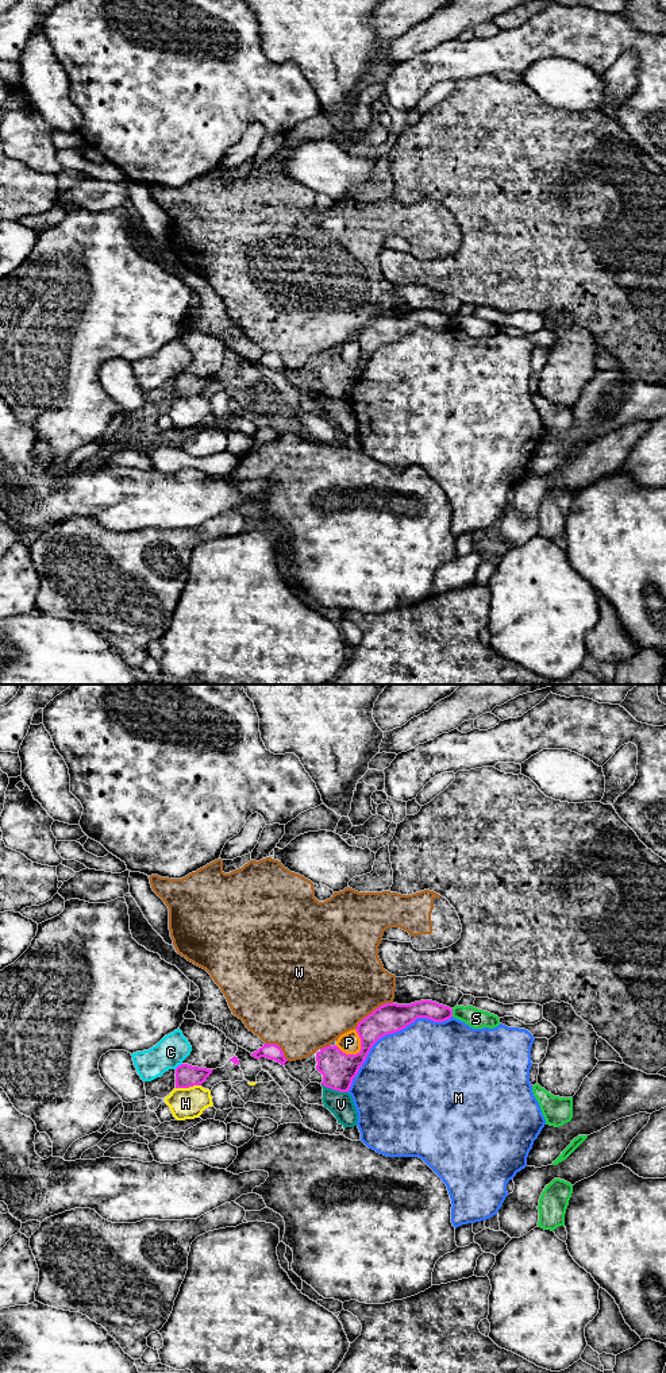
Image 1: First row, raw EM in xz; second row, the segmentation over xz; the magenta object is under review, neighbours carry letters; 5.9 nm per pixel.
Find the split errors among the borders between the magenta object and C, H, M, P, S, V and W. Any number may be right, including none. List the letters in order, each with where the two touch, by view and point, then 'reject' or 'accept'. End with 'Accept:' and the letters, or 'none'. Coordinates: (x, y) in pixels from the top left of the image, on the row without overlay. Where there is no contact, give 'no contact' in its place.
C: meets magenta in xz at (178, 374); reject
H: meets magenta in xz at (188, 396); reject
M: meets magenta in xz at (389, 342); reject
P: meets magenta in xz at (353, 363); reject
S: meets magenta in xz at (451, 321); reject
V: meets magenta in xz at (335, 398); reject
W: meets magenta in xz at (373, 320); reject
Accept: none

